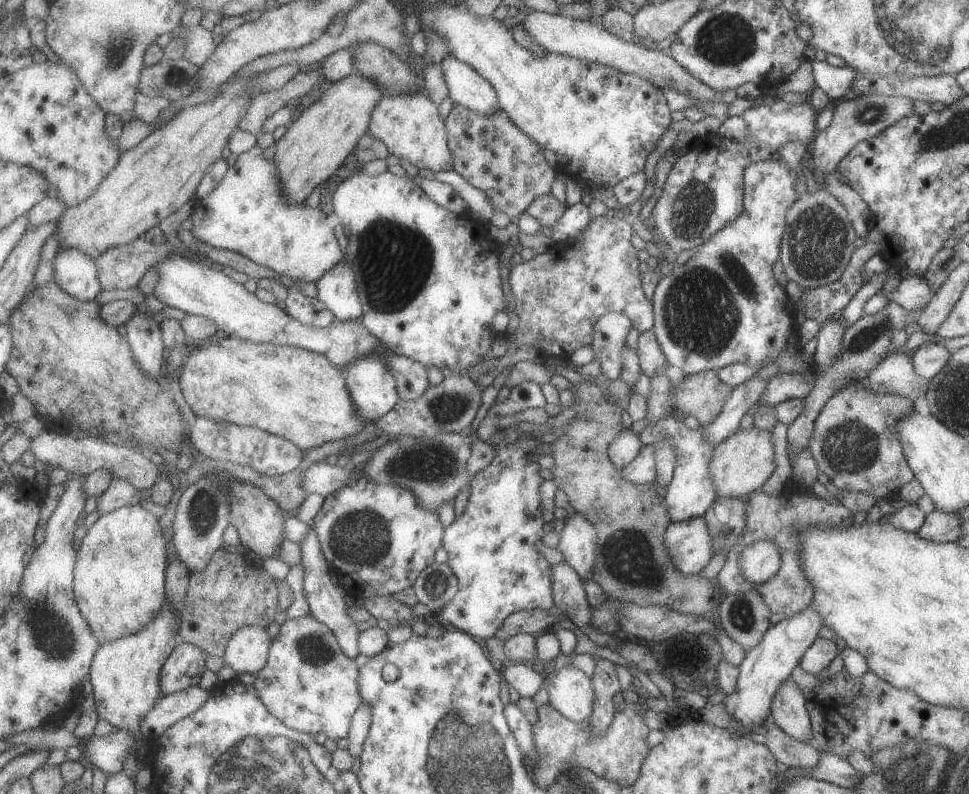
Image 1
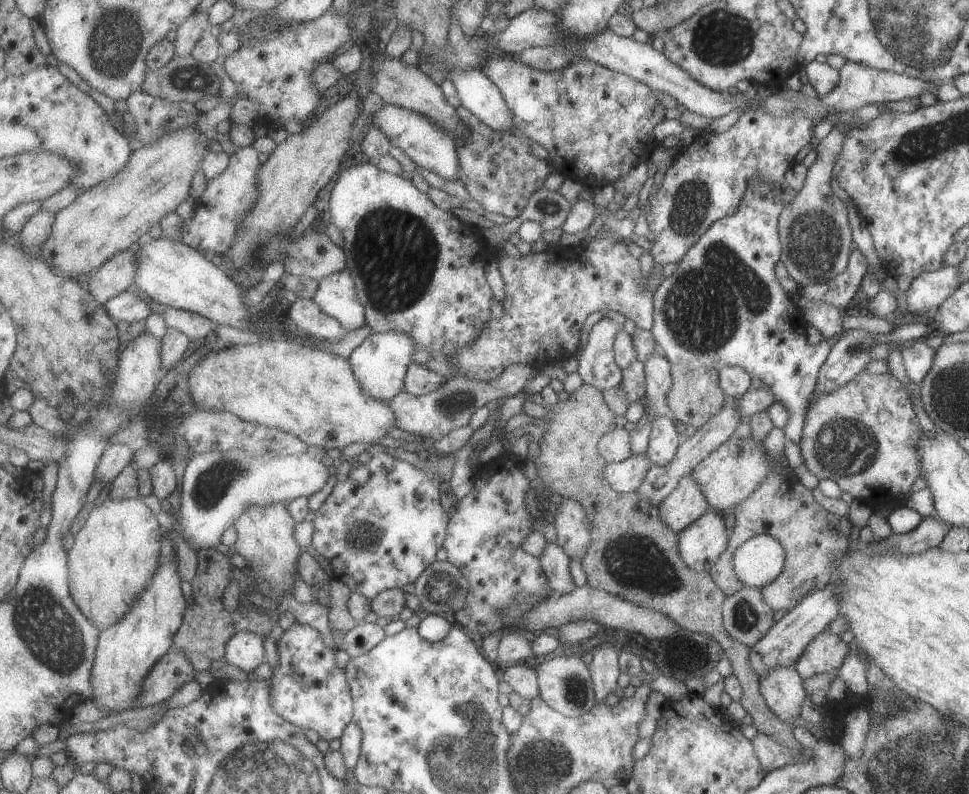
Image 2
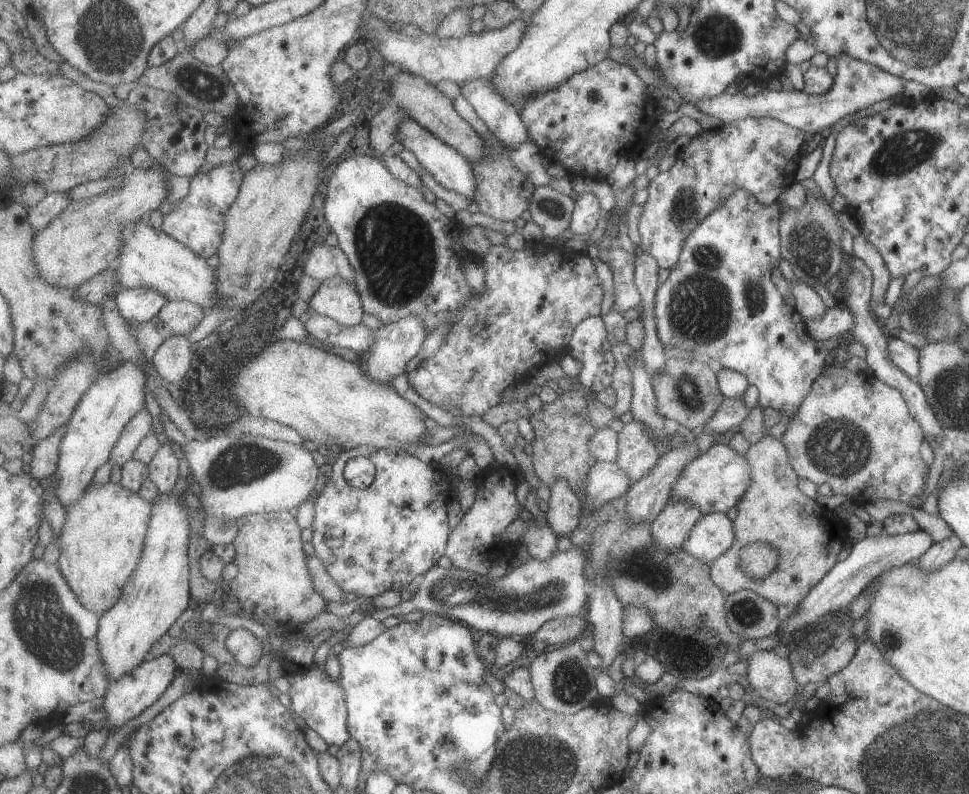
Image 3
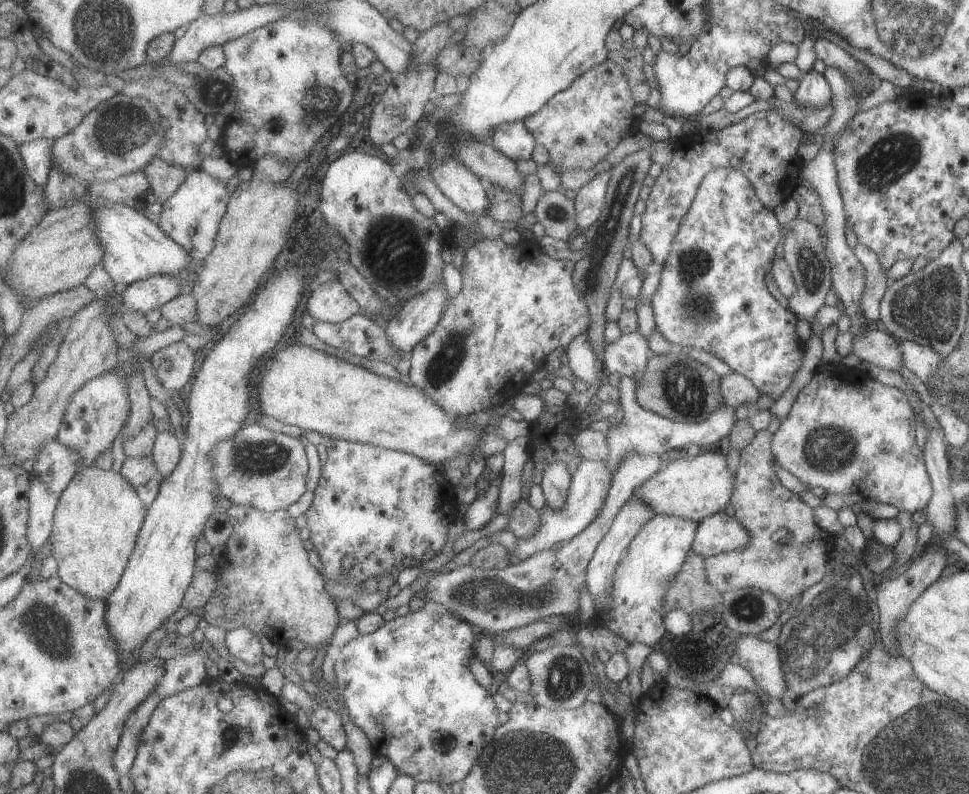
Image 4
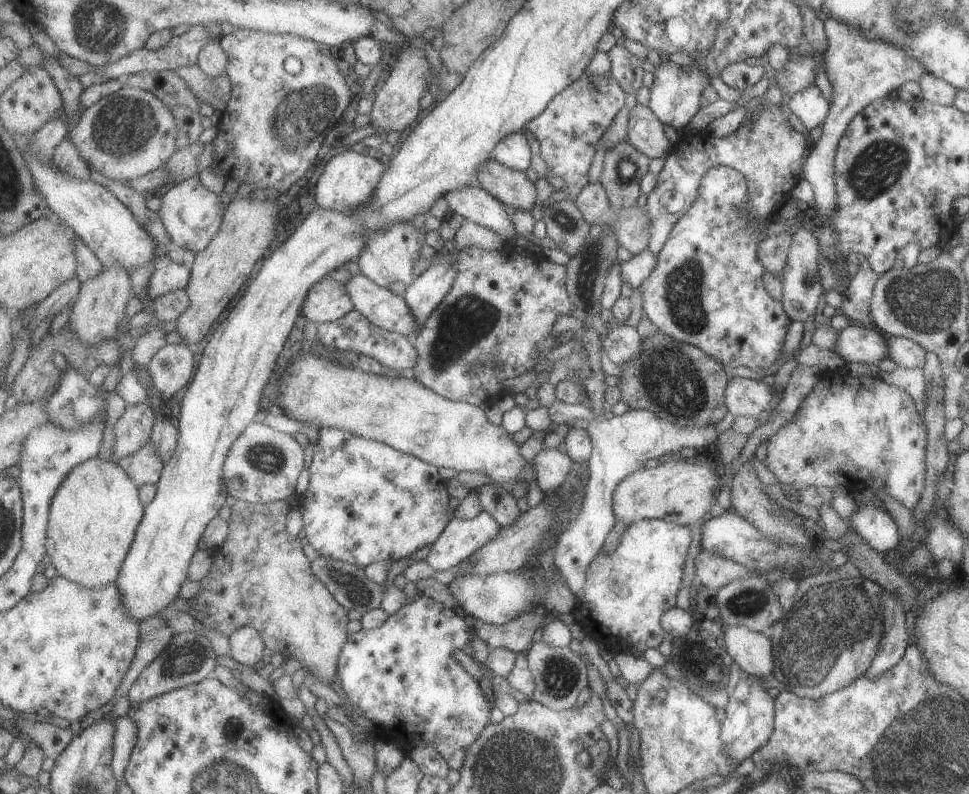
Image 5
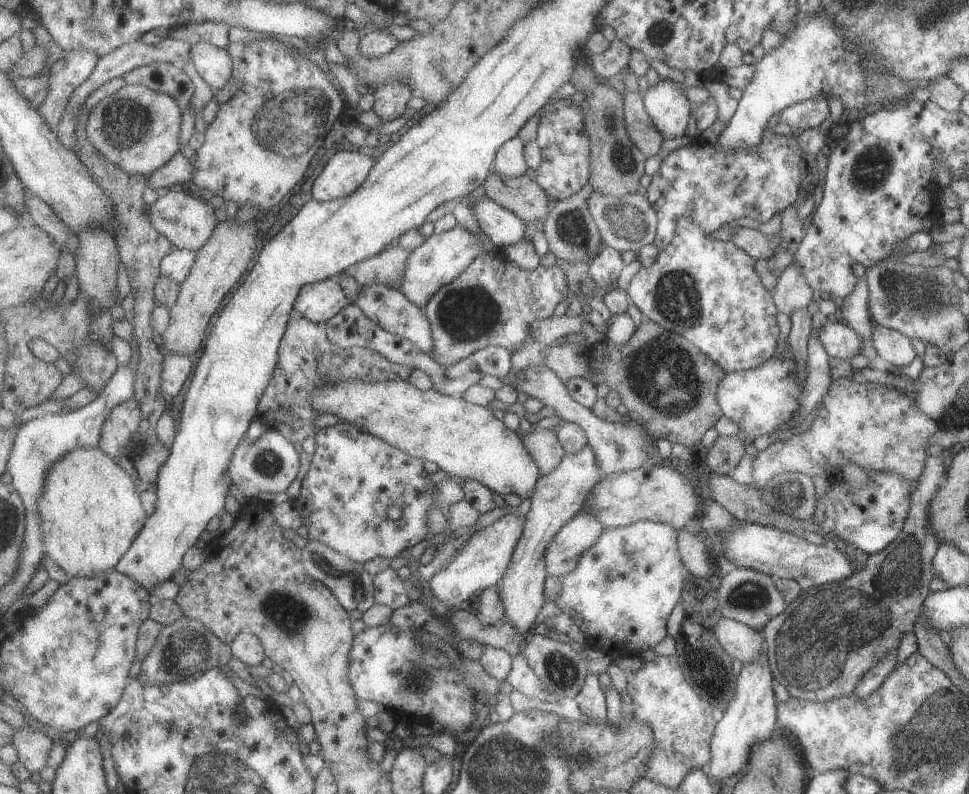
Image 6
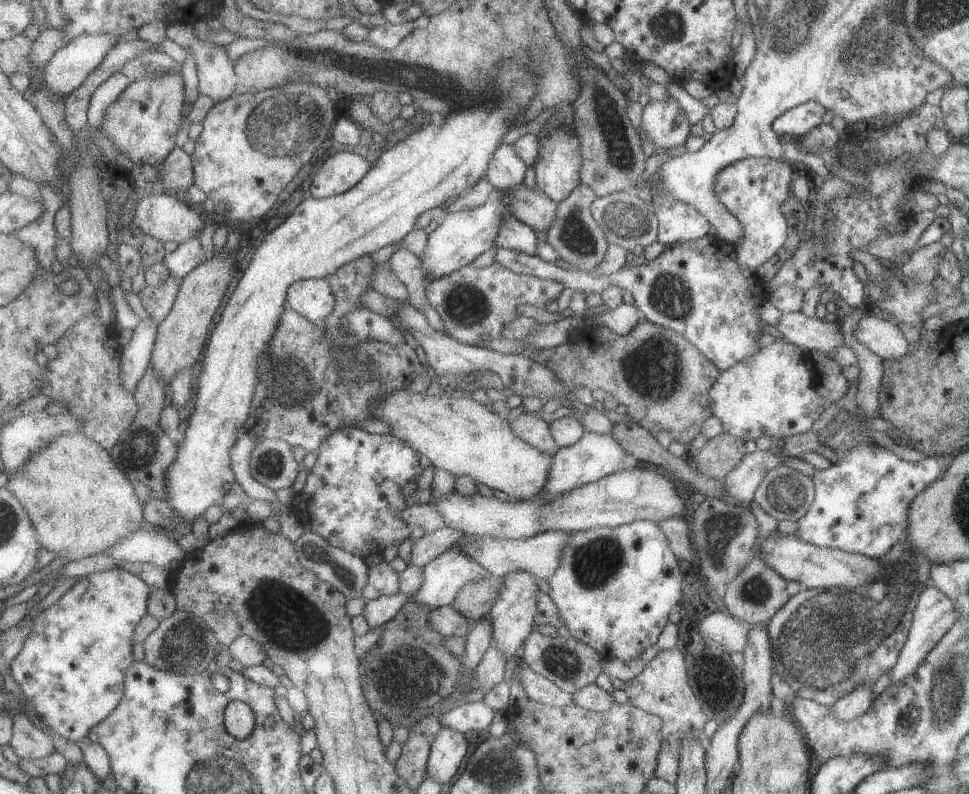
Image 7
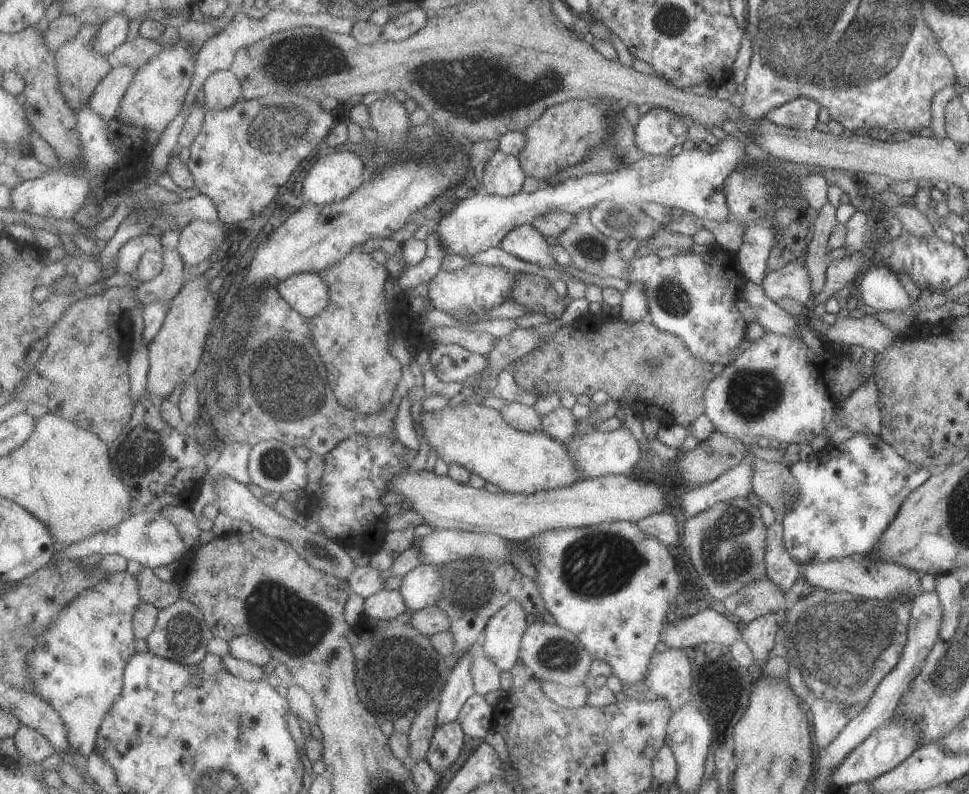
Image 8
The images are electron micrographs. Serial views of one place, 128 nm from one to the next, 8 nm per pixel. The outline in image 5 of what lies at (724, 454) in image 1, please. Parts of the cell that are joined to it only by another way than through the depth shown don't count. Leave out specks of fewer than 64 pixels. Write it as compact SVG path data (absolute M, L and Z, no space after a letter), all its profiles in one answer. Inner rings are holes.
M666 460L659 466L626 476L612 494L612 512L616 520L624 520L629 525L636 521L662 519L679 526L692 526L705 519L717 502L714 492L720 486L721 476L721 467L713 462Z

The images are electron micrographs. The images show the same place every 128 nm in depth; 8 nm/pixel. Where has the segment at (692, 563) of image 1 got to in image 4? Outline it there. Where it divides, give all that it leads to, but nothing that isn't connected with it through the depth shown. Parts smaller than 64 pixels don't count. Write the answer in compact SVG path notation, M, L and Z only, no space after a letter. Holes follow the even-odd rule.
M723 512L698 523L692 551L706 558L742 550L750 544L748 526Z

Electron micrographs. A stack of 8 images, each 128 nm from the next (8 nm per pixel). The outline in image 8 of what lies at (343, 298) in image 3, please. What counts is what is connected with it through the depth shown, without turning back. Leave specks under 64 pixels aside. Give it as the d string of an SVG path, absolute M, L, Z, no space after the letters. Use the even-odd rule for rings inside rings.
M300 273L277 287L281 295L308 319L320 316L331 303L331 288L321 273Z

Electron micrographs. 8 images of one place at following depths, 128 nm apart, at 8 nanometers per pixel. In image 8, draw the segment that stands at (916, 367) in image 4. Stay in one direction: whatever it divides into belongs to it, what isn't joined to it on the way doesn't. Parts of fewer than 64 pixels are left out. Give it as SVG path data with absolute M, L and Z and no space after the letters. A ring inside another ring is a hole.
M865 314L862 318L837 318L833 324L822 327L821 331L832 344L846 347L857 344L876 353L889 350L898 336L880 322L876 314Z

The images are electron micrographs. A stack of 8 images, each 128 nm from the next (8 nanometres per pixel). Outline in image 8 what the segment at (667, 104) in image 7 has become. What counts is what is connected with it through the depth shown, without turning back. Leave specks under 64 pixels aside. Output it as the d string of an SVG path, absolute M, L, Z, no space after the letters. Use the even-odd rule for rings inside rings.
M651 107L649 112L640 115L635 125L636 146L646 155L666 155L669 150L678 144L684 144L689 139L689 127L684 123L682 116L674 111Z

